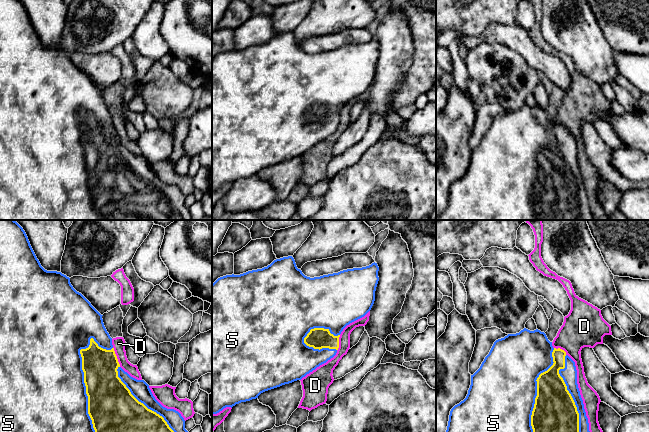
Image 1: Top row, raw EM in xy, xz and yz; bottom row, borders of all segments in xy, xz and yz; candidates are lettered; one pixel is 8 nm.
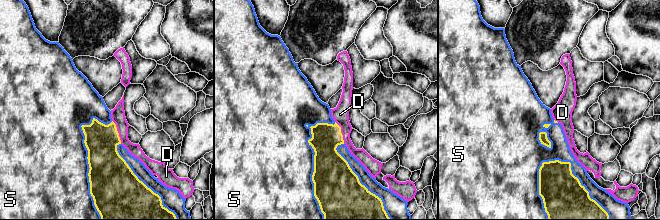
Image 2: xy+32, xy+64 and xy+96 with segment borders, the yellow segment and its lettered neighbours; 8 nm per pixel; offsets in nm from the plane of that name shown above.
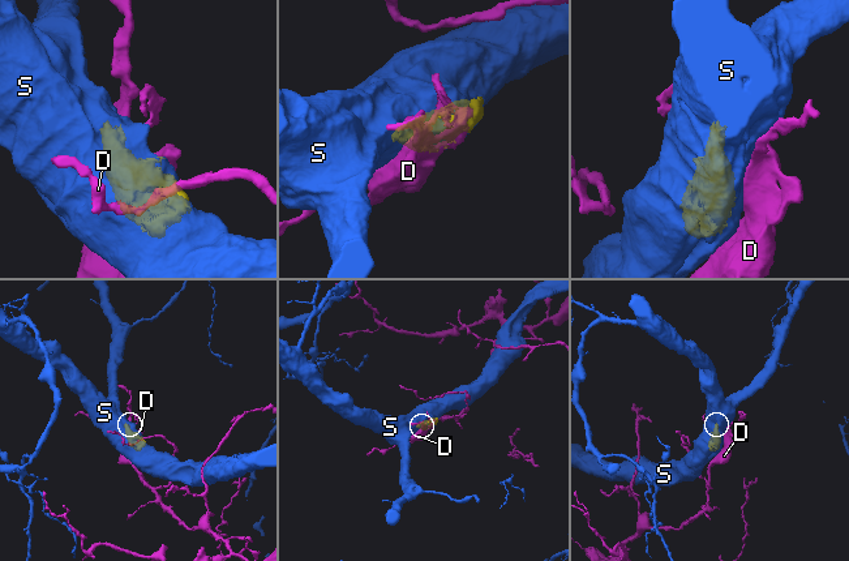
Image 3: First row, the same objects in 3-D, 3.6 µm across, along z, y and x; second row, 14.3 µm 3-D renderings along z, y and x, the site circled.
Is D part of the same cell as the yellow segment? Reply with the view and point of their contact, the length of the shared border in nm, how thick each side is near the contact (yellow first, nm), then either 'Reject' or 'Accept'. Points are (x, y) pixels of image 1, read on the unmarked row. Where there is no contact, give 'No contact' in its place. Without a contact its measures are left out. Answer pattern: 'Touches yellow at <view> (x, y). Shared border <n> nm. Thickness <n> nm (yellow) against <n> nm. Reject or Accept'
Touches yellow at xy (116, 133). Shared border 170 nm. Thickness 280 nm (yellow) against 100 nm. Reject

